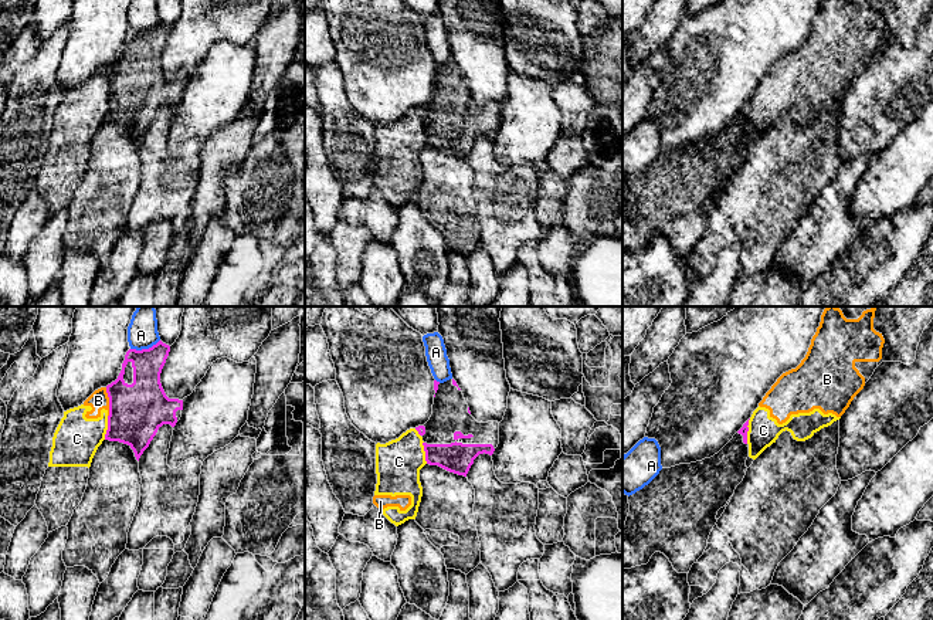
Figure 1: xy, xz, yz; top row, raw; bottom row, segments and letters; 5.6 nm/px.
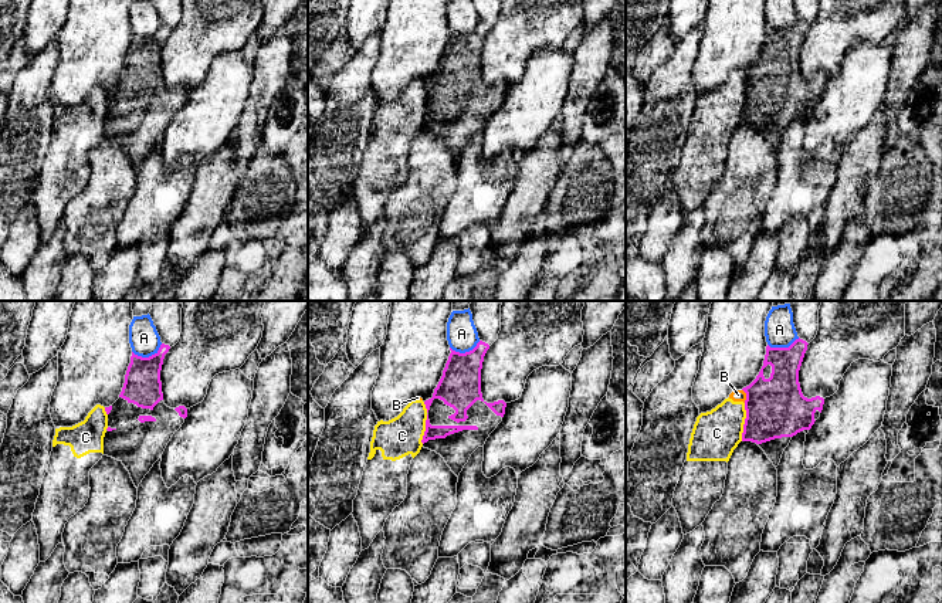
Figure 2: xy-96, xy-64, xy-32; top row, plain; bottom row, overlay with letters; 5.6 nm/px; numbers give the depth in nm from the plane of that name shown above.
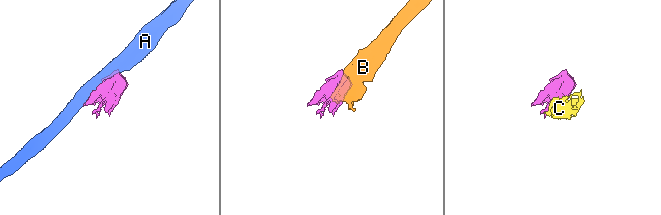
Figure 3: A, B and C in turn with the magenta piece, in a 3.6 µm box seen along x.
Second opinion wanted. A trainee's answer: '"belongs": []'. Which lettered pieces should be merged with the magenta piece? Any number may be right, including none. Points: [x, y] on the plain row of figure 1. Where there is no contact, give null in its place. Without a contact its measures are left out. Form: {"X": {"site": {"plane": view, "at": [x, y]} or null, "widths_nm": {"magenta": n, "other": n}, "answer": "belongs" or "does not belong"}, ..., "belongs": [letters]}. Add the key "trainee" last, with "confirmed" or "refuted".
{"A": {"site": {"plane": "xy", "at": [145, 31]}, "widths_nm": {"magenta": 190, "other": 180}, "answer": "does not belong"}, "B": {"site": {"plane": "xy", "at": [109, 84]}, "widths_nm": {"magenta": 320, "other": 110}, "answer": "does not belong"}, "C": {"site": {"plane": "yz", "at": [747, 112]}, "widths_nm": {"magenta": 50, "other": 180}, "answer": "does not belong"}, "belongs": [], "trainee": "confirmed"}

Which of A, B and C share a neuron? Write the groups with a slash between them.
A / B C

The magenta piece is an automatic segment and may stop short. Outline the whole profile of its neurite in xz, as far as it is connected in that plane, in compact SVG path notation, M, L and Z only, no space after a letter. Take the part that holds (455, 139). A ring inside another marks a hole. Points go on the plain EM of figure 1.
M454 61L444 65L434 62L432 96L424 108L415 109L423 119L425 143L449 155L466 159L474 142L479 136L492 138L499 126L499 105L478 105L469 94L461 71Z

